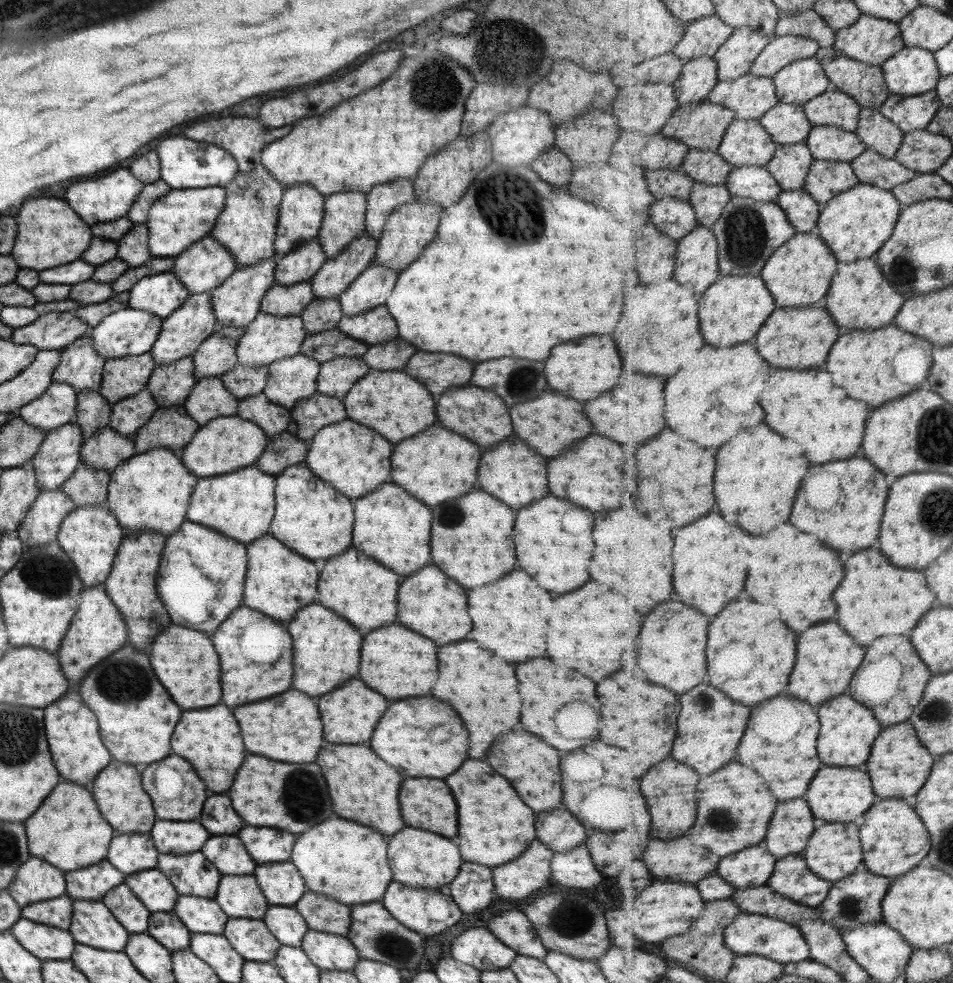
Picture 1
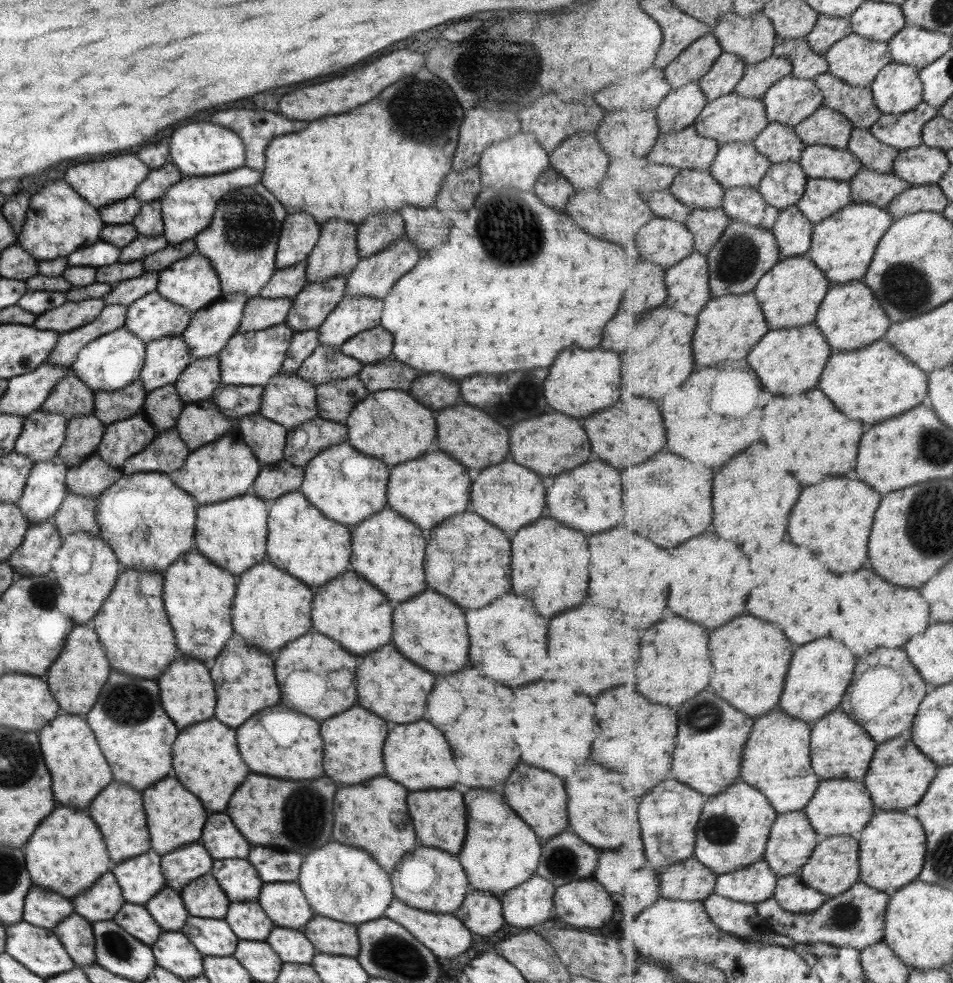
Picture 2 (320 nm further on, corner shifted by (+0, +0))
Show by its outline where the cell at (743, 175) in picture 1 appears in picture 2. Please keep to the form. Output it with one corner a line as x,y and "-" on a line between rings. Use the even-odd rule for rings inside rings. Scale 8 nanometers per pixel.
750,186
725,189
723,209
730,220
746,222
751,226
768,230
774,228
781,211
771,206
758,189

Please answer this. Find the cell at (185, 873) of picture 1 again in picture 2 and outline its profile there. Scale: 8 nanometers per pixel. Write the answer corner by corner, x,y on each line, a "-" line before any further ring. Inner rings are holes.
210,874
191,881
181,889
180,897
188,916
224,920
230,902

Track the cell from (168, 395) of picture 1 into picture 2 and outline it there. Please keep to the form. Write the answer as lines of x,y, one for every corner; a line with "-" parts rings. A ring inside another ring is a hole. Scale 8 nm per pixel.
166,385
146,394
141,412
151,423
156,435
161,435
175,427
183,407
175,387

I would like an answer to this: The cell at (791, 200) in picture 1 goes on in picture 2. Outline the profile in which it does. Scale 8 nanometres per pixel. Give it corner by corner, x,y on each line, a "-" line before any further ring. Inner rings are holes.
798,205
783,210
771,230
777,237
782,258
805,255
812,245
814,224

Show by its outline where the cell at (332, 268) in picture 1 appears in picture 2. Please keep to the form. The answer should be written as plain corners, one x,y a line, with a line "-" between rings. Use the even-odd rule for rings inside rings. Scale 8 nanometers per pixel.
345,276
305,284
292,299
284,318
291,332
315,330
344,297

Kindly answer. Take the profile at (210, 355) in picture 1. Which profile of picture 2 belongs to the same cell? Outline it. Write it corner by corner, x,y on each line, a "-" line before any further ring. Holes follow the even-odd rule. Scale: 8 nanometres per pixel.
217,355
195,359
181,372
173,384
179,401
184,405
207,401
215,389
220,387
221,371

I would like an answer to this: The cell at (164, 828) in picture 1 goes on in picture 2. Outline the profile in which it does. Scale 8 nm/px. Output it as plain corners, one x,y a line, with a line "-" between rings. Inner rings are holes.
200,841
167,852
160,858
164,887
181,892
191,881
210,874
212,863
213,859

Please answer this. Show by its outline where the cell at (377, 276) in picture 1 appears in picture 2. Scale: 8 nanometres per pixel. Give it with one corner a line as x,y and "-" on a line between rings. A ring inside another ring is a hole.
347,296
318,326
318,344
339,348
356,334
380,324
383,301
368,296

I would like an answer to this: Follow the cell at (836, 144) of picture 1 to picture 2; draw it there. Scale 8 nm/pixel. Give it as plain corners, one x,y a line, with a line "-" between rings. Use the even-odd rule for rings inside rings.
807,145
801,167
810,178
828,178
850,182
865,166
848,148

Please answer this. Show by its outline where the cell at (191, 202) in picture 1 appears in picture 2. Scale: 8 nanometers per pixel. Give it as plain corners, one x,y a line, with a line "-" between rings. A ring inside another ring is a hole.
243,165
235,170
213,174
213,176
182,178
176,184
171,185
159,199
164,224
162,235
167,239
168,244
177,244
183,240
192,239
211,222
216,204
224,194
227,194
227,191
260,183
261,173
260,170
248,169

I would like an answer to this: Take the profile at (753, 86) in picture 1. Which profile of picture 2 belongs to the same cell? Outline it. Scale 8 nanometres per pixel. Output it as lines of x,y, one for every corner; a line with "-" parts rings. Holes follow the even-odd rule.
732,92
707,103
703,112
697,117
694,126
699,134
707,138
714,138
722,146
732,142
754,143
755,139
770,123
770,119
767,118
765,103
761,98
741,96

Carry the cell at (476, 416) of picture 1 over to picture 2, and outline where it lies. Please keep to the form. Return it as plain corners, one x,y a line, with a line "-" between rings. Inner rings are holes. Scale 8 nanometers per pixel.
453,406
445,408
435,416
437,422
437,446
441,452
463,464
465,468
485,468
494,466
503,461
507,456
507,430
493,422
487,414
481,410
475,410
471,406
-
461,428
463,428
463,438
461,438

